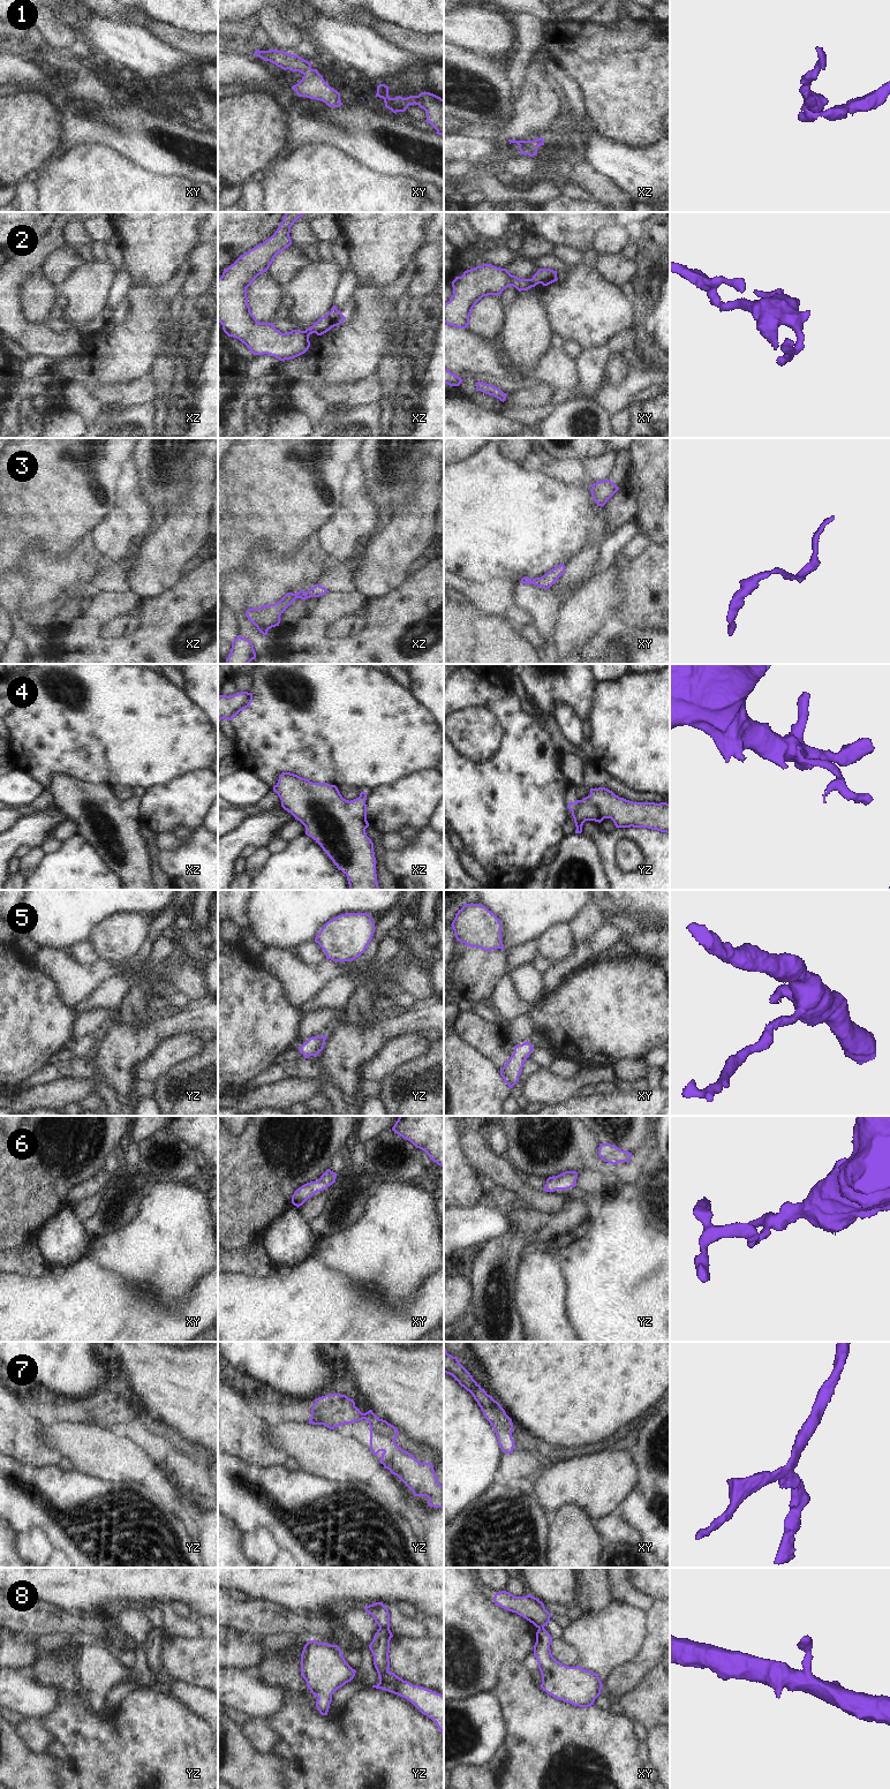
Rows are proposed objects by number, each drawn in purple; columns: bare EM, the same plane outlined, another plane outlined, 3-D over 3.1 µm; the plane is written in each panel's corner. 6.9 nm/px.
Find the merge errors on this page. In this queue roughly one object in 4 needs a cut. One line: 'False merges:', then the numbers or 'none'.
False merges: 2, 8.

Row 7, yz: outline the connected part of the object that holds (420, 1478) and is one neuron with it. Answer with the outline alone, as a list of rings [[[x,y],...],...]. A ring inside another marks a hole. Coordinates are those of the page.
[[[325,1395],[315,1399],[308,1424],[334,1429],[362,1419],[370,1426],[370,1451],[374,1456],[383,1452],[379,1463],[384,1469],[397,1475],[415,1496],[427,1496],[429,1507],[444,1508],[444,1486],[438,1482],[432,1463],[421,1463],[402,1450],[394,1441],[398,1428],[379,1419],[372,1410],[362,1413],[346,1395]]]

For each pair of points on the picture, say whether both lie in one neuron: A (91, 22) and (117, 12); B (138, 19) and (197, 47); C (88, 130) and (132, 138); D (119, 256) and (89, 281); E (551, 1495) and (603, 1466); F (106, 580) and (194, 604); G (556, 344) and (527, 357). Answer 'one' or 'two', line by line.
A: two
B: one
C: one
D: two
E: one
F: two
G: two

